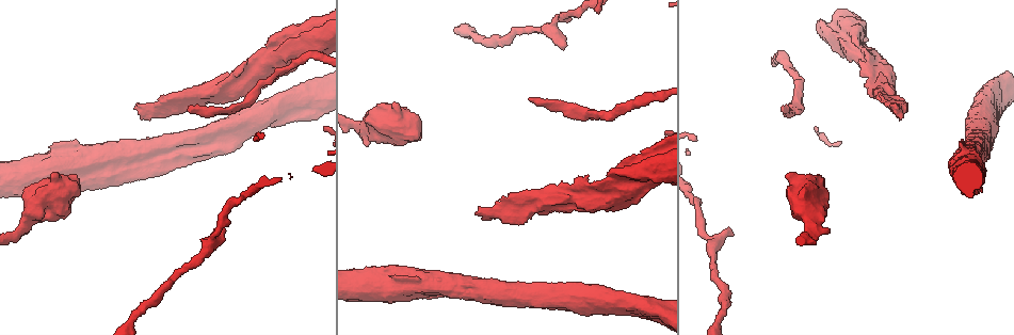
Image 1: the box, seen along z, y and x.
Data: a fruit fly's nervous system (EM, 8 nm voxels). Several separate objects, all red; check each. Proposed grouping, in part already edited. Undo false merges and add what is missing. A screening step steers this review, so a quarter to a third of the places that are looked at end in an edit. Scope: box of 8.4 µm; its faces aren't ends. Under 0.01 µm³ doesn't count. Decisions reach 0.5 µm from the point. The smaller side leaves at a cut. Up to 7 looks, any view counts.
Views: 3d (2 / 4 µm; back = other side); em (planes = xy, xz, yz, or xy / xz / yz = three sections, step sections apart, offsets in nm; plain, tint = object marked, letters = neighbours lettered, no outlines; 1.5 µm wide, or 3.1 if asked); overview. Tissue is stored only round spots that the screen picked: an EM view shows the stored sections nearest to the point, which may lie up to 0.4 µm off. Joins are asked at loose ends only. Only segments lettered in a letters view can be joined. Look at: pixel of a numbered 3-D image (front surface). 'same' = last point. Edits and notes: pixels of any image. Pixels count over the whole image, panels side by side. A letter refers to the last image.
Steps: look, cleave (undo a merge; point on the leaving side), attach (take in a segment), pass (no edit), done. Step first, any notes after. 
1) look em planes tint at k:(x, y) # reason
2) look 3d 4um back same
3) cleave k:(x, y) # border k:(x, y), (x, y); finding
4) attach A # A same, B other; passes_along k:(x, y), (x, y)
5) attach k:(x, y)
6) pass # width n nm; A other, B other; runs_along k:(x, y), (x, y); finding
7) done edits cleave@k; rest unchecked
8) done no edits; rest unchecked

look 3d 4um at 1:(309, 117) # stops while still wide

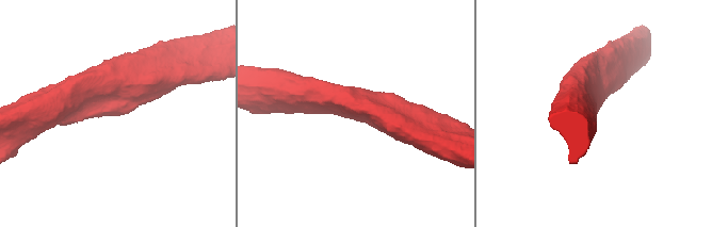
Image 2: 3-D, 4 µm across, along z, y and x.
look em planes letters at 2:(117, 112)

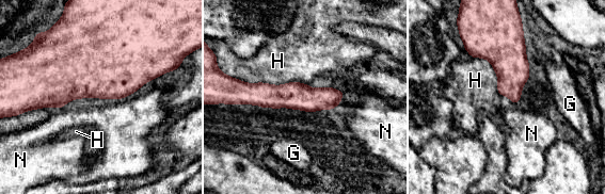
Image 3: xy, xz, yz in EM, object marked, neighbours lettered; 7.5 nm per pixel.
pass # G other, H other, N other; runs_along 3:(339, 94), (241, 98); none of them fits

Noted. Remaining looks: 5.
look 3d 2um at 1:(209, 158) # thick end

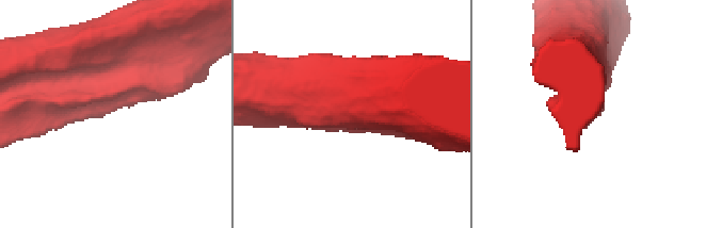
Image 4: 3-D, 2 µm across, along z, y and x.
look em xy step 8 tint at 4:(104, 112)

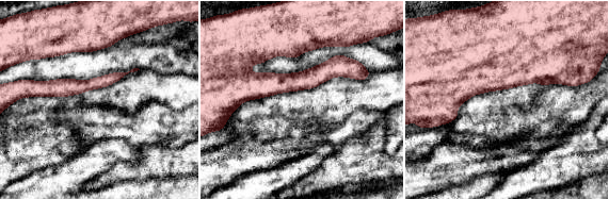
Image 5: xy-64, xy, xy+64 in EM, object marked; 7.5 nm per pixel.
look em planes letters same # cut it another way

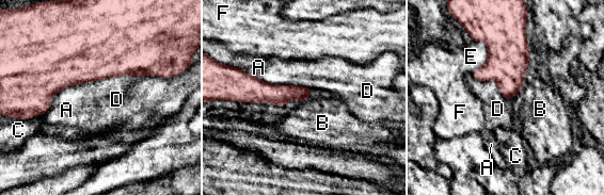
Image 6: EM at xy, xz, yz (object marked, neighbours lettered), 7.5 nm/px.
pass # A other, B other, C other, D other, E other, F other; border 6:(170, 77), (120, 75), (60, 91); no lettered segment goes on from it

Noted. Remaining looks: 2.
look em xy step 8 letters at 1:(29, 228)

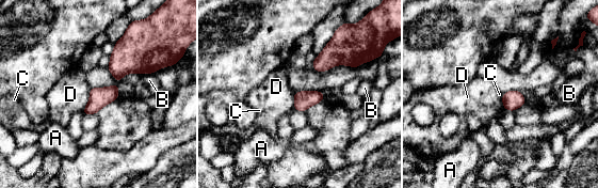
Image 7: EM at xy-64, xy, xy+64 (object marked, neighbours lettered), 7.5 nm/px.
pass # A other, B other, C other, D other; border 7:(152, 72), (142, 74); none of them fits

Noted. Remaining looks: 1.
done no edits; rest unchecked

